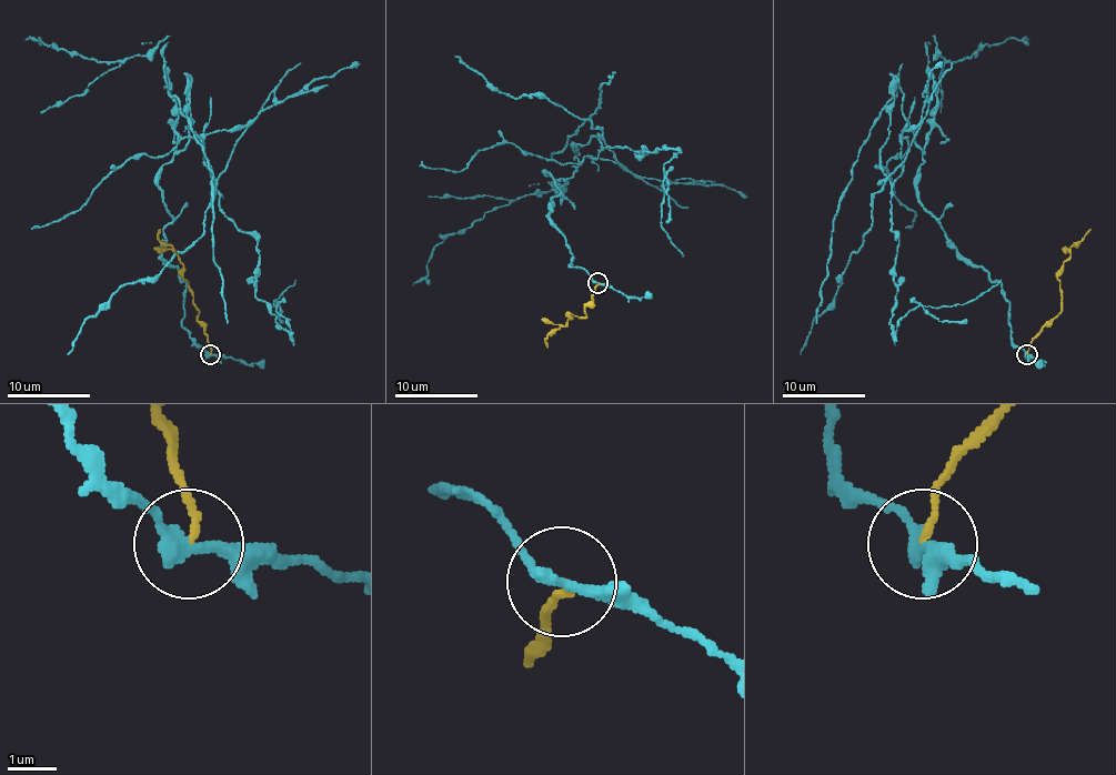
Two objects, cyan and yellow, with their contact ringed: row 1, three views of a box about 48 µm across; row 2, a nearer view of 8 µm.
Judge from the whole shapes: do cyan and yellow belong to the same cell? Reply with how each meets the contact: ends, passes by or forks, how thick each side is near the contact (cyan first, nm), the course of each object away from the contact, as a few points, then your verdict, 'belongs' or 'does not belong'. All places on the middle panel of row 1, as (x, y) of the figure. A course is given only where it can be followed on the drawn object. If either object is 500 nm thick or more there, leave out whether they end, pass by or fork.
cyan passes by; yellow ends there; 280 nm thick on the cyan side, 120 nm on the other; cyan runs (597, 282), (569, 265), (546, 174), (569, 178), (592, 137), (676, 153), (660, 222), (683, 258); yellow runs (597, 282), (583, 318), (571, 313), (564, 325), (546, 338), (548, 346); does not belong

